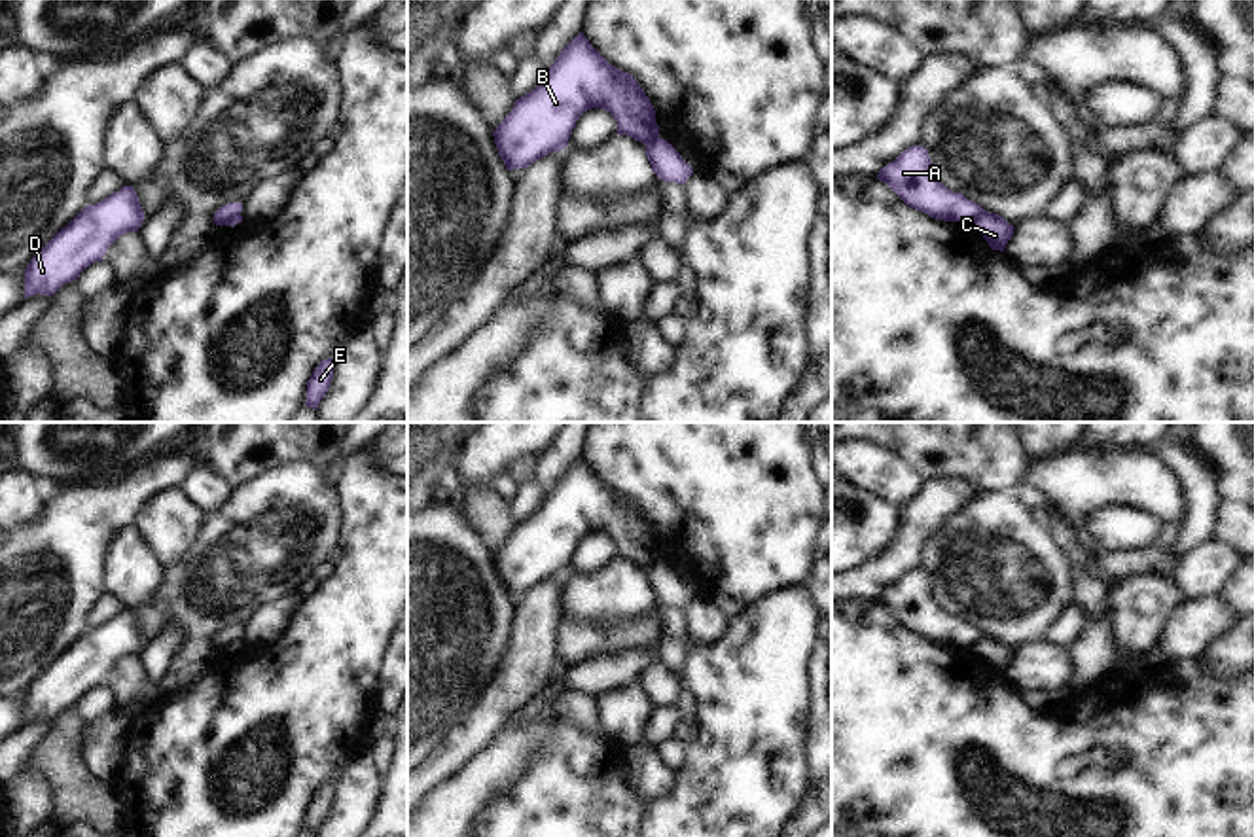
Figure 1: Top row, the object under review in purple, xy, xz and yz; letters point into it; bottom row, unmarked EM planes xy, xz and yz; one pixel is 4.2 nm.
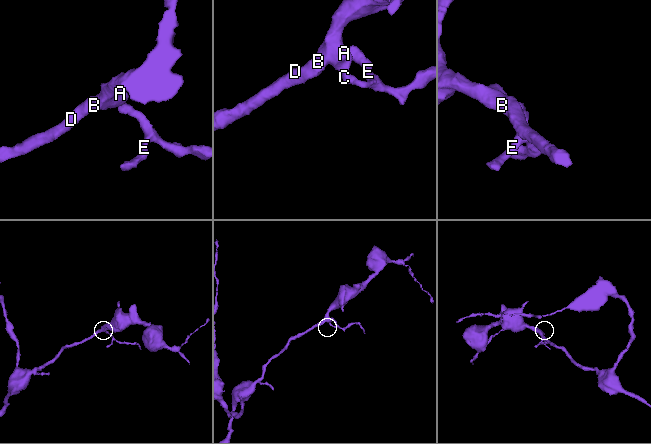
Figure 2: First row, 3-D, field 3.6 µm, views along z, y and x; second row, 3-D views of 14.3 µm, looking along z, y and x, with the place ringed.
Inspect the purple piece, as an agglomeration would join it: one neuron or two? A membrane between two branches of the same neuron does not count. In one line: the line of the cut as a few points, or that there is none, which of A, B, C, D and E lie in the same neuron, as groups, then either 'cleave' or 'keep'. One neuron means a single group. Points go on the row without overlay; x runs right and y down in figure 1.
xz (658, 561), (646, 570) | A B D / C E | cleave

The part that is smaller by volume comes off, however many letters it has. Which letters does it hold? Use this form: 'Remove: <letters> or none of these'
Remove: C, E

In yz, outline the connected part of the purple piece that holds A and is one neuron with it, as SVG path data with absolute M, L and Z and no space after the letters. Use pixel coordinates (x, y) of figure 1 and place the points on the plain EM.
M911 570L892 587L883 591L877 604L885 606L907 631L943 646L972 648L983 632L962 617L947 614L932 595L930 579L924 570Z

